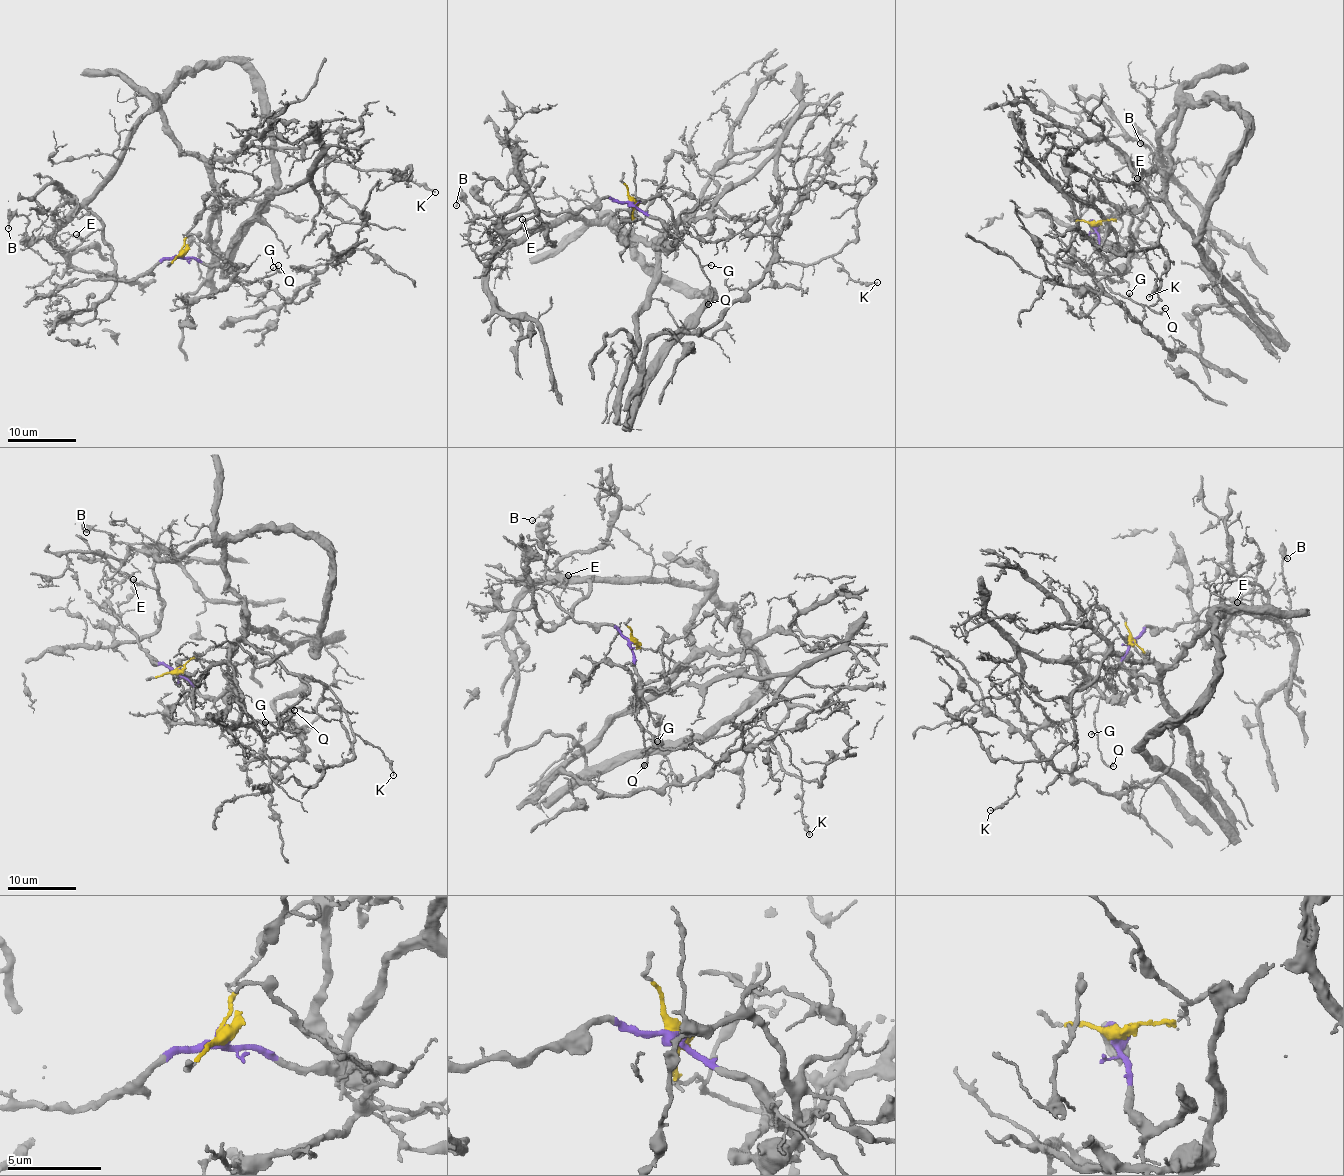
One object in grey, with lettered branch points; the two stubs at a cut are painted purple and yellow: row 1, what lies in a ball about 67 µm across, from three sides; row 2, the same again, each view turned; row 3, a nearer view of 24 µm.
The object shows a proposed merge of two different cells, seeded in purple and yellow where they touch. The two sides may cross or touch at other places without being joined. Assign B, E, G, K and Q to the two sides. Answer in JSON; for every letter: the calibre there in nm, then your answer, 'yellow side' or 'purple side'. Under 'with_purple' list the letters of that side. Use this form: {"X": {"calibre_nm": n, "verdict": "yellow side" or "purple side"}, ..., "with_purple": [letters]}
{"B": {"calibre_nm": 120, "verdict": "yellow side"}, "E": {"calibre_nm": 130, "verdict": "yellow side"}, "G": {"calibre_nm": 110, "verdict": "purple side"}, "K": {"calibre_nm": 140, "verdict": "yellow side"}, "Q": {"calibre_nm": 130, "verdict": "purple side"}, "with_purple": ["G", "Q"]}

